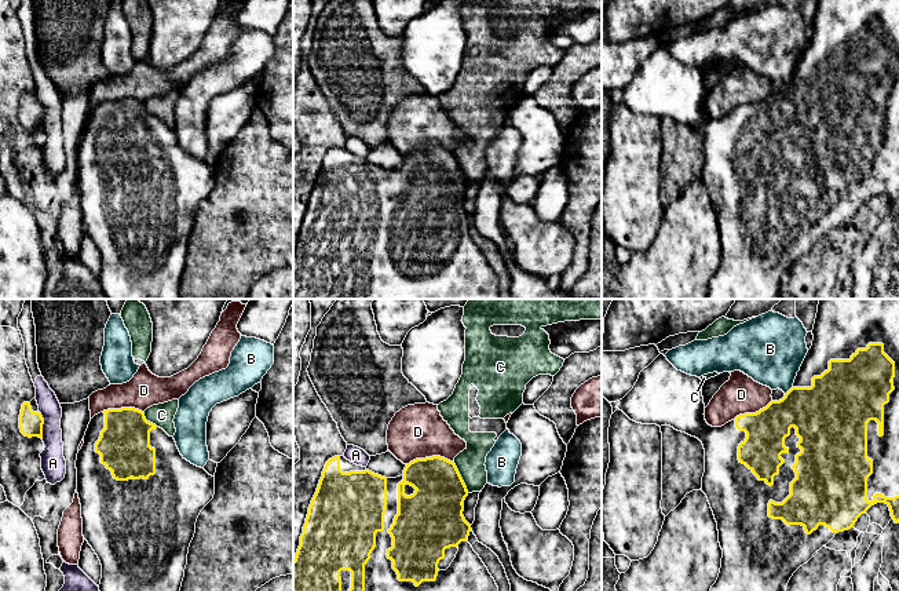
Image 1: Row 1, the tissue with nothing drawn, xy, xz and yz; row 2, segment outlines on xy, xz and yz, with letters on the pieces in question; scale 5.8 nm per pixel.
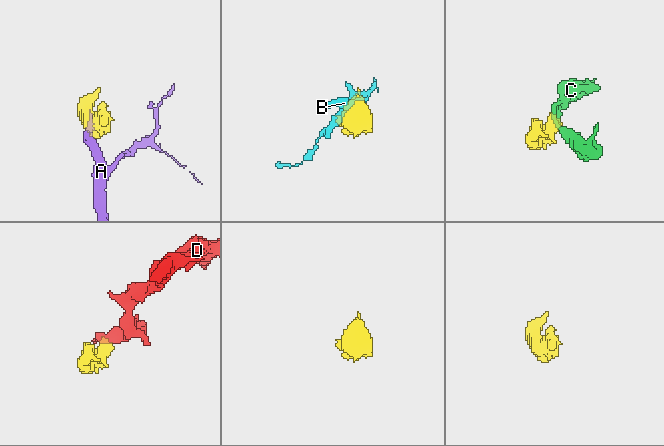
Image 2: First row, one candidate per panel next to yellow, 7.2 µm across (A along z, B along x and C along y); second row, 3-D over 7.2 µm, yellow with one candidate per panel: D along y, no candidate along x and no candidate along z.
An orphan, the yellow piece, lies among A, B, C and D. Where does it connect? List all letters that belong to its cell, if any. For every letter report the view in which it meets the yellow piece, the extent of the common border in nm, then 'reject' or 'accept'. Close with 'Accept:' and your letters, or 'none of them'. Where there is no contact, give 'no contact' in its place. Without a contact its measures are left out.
A: contact in xy; length 170 nm; reject
B: contact in yz; length 70 nm; reject
C: contact in xz; length 200 nm; reject
D: contact in xz; length 280 nm; reject
Accept: none of them

